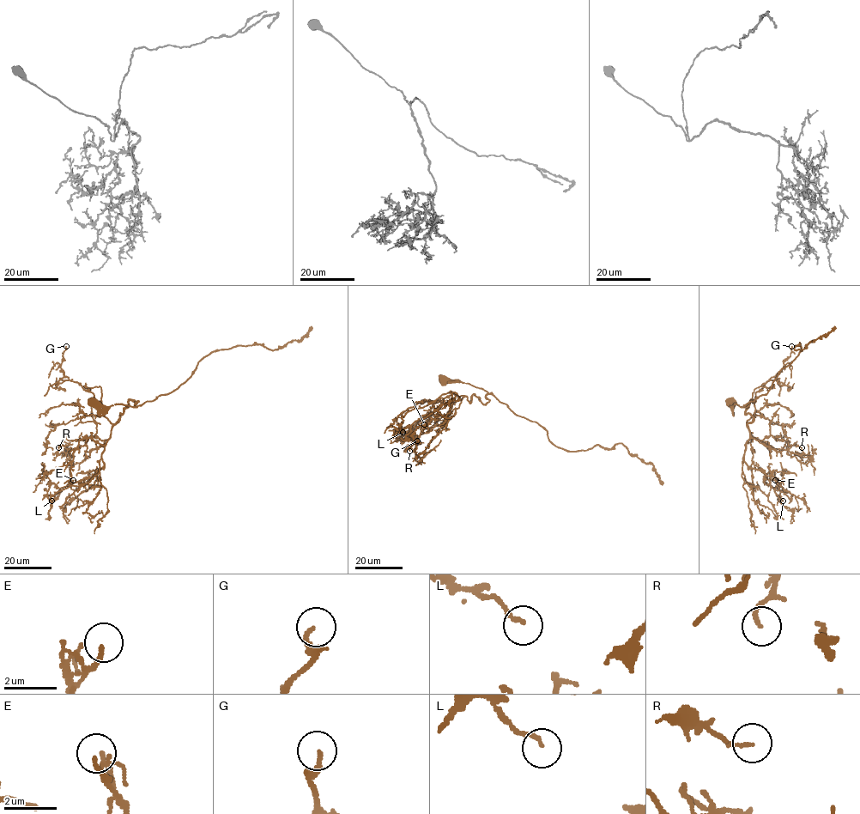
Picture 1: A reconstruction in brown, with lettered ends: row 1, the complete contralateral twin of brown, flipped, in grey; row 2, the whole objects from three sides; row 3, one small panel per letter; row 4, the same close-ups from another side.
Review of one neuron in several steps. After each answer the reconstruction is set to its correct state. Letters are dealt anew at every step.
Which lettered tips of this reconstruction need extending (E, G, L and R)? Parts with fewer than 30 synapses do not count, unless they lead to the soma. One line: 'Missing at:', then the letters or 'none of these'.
Missing at: G

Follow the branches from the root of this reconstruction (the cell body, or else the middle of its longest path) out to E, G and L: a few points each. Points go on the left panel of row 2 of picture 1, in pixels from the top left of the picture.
E: (93, 403), (136, 407), (138, 401), (128, 402), (112, 428), (102, 468), (75, 490), (69, 485), (73, 480)
G: (93, 403), (136, 407), (138, 401), (130, 400), (112, 423), (93, 394), (63, 375), (60, 364), (66, 346)
L: (93, 403), (136, 407), (138, 401), (128, 402), (112, 428), (102, 468), (60, 488), (51, 483), (51, 501)

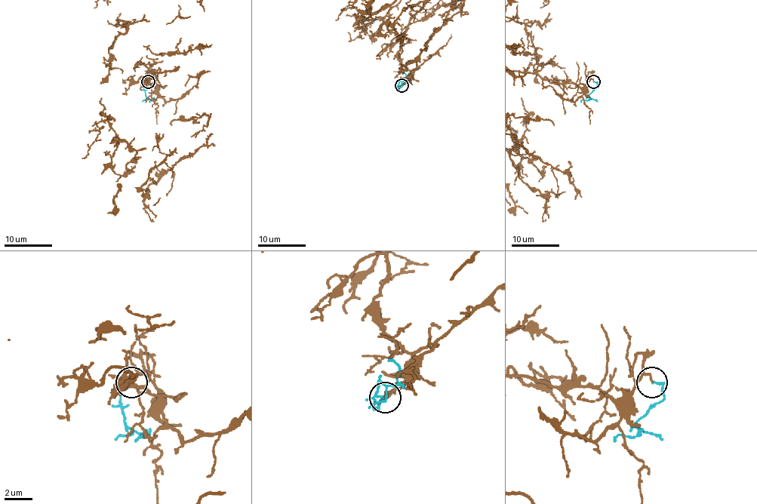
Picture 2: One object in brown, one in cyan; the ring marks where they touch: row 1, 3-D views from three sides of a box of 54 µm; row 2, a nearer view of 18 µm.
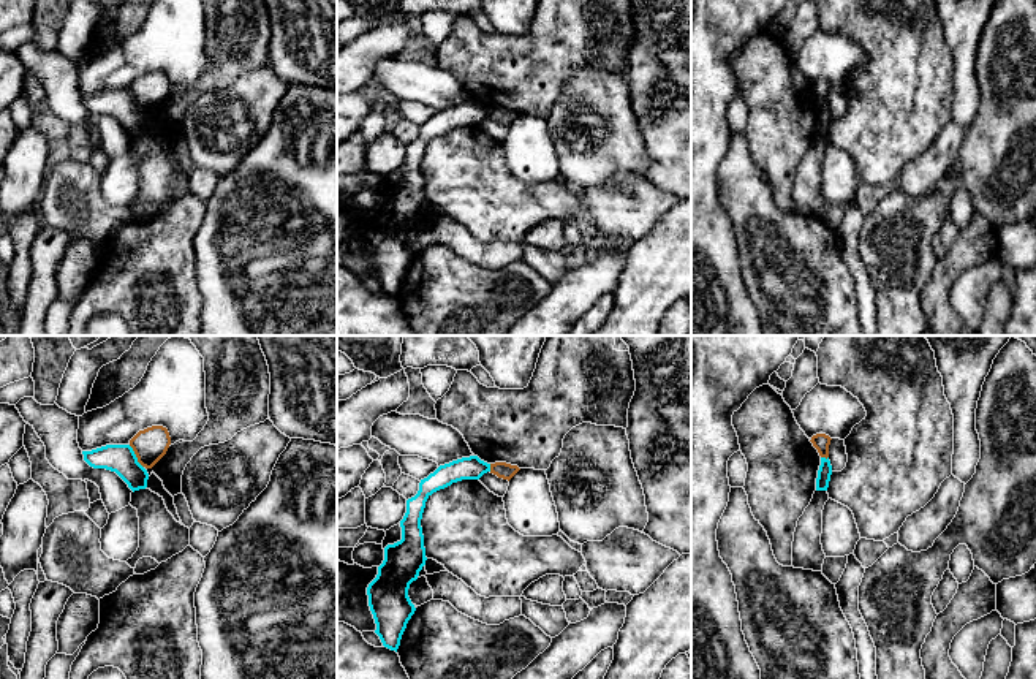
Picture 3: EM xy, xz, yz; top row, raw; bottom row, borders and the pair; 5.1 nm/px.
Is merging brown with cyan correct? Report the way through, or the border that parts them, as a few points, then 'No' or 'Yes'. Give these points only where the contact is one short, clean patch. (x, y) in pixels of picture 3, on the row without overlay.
Boundary: xy (128, 91), (143, 113). No

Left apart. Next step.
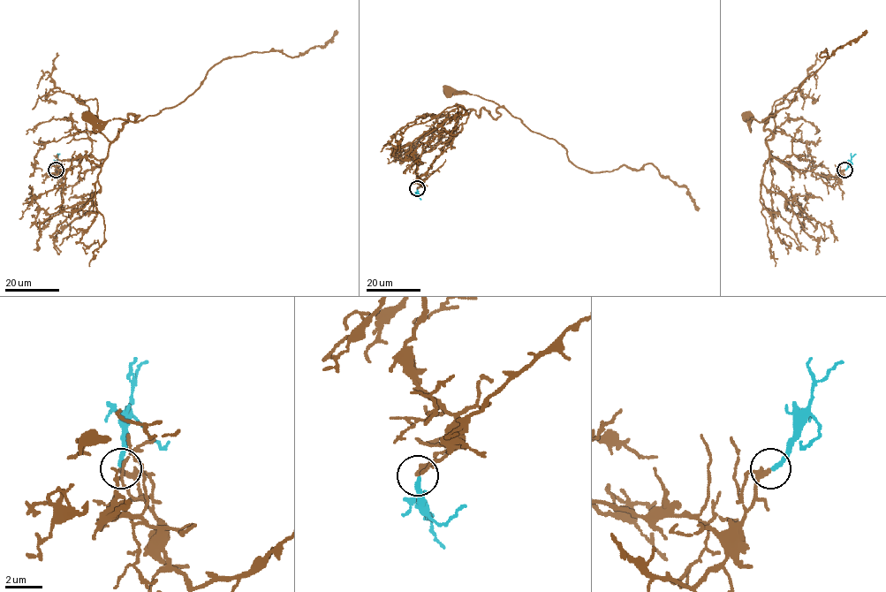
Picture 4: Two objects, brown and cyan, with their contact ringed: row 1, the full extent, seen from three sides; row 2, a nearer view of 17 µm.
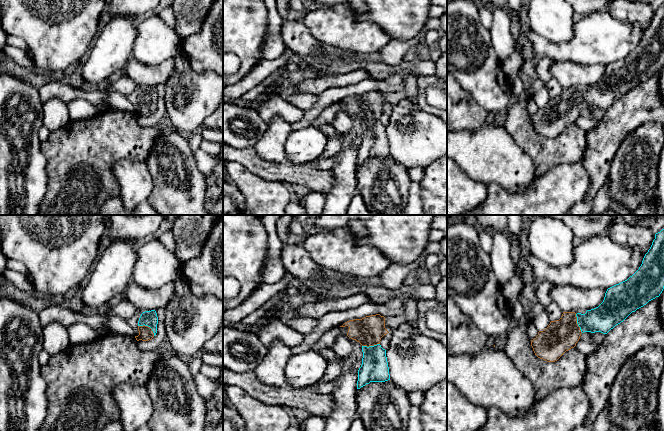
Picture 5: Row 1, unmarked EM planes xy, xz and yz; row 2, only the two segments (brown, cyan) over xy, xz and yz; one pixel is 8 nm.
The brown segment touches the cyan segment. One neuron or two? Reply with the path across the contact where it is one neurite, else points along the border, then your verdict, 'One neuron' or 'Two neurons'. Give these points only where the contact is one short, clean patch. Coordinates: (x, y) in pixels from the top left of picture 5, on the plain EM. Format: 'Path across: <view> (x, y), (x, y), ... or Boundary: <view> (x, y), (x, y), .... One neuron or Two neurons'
Path across: xy (145, 109), (147, 102), (148, 94). One neuron

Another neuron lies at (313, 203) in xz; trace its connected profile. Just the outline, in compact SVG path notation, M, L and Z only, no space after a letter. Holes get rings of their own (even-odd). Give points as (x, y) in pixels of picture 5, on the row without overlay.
M312 191L302 198L303 207L307 215L322 215L325 196L321 192Z

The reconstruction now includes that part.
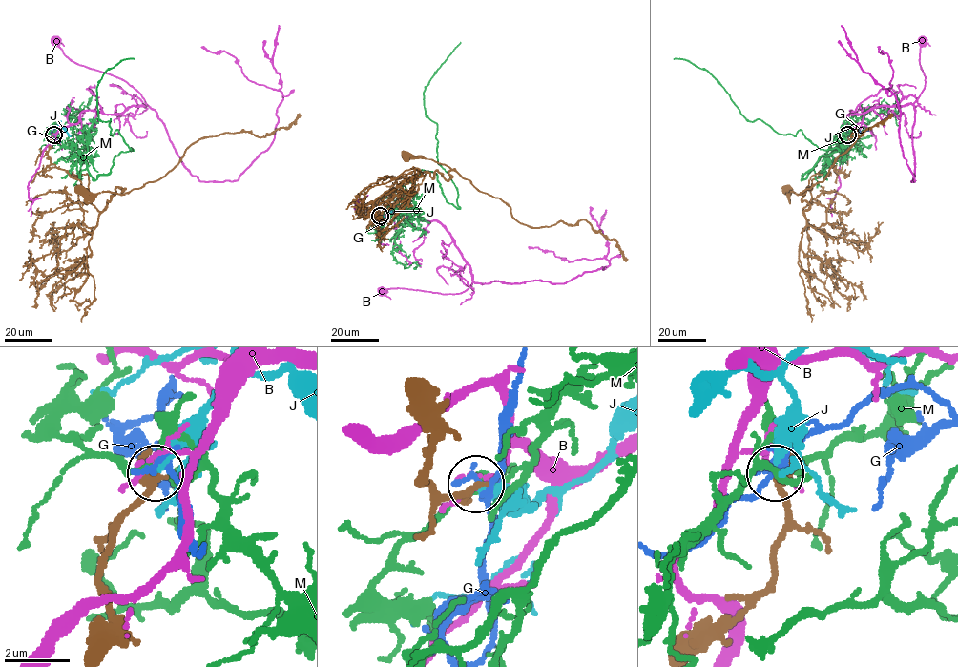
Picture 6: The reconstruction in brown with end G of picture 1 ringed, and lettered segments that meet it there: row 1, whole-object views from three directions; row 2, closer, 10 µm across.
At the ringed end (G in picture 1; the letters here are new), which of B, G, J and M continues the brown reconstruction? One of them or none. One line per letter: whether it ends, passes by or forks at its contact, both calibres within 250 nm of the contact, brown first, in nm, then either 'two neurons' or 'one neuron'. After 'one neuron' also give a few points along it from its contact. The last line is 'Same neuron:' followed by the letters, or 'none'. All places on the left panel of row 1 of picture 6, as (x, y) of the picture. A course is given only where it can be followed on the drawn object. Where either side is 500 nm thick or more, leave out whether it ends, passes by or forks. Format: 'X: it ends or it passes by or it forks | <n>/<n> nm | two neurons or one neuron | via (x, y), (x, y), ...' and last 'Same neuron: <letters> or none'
B: it passes by | 300/130 nm | two neurons
G: it forks | 180/160 nm | two neurons
J: it ends | 280/220 nm | one neuron | via (53, 135), (63, 127), (71, 135)
M: it passes by | 280/170 nm | two neurons
Same neuron: J

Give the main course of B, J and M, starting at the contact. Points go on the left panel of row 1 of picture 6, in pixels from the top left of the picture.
B: (52, 135), (75, 124), (83, 111), (121, 114), (145, 103), (126, 82), (72, 61), (55, 40)
J: (53, 135), (63, 127), (71, 135)
M: (52, 135), (85, 156), (93, 179), (107, 175), (133, 150), (98, 117), (96, 86), (134, 59)

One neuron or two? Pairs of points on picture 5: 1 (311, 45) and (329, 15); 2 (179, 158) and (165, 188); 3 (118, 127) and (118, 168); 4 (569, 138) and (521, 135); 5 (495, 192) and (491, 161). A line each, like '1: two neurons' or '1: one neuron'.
1: two neurons
2: one neuron
3: two neurons
4: one neuron
5: two neurons

